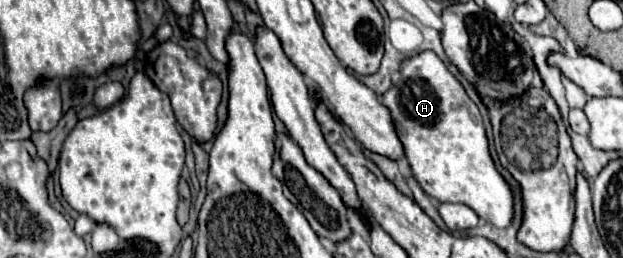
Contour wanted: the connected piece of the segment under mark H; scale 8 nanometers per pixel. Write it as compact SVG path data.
M431 50L407 58L401 76L401 82L391 86L381 100L391 112L397 138L423 192L439 202L465 204L497 228L509 226L515 204L513 192L489 154L483 118L461 82Z

